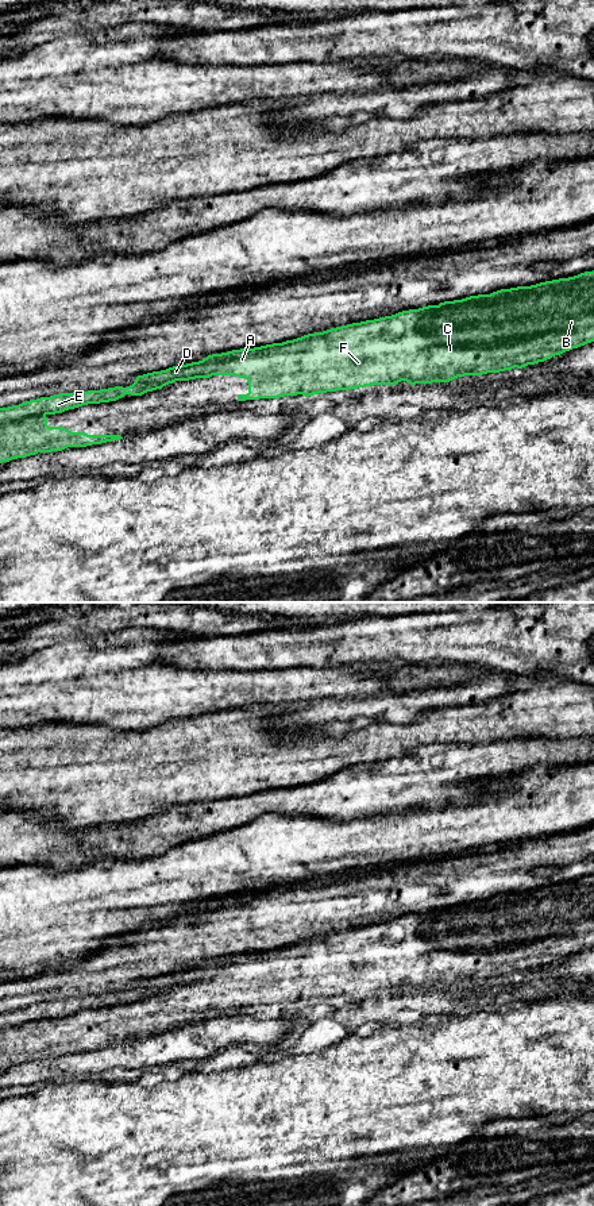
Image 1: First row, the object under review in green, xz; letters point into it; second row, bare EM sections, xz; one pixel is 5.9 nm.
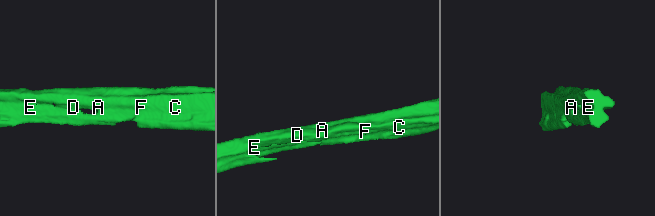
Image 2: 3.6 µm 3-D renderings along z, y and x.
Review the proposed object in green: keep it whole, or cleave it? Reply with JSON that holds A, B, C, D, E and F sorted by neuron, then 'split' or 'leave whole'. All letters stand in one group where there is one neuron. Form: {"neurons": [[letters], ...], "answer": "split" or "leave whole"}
{"neurons": [["A", "B", "C", "D", "F"], ["E"]], "answer": "split"}

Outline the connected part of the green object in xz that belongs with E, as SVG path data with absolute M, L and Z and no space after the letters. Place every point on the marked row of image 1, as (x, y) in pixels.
M140 382L127 388L115 386L100 390L61 393L50 397L40 397L22 402L19 405L0 408L0 425L12 421L20 421L35 415L55 415L88 404L116 401L126 394L142 396L153 390L157 390L154 384Z

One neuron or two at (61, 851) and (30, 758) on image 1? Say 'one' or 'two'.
two

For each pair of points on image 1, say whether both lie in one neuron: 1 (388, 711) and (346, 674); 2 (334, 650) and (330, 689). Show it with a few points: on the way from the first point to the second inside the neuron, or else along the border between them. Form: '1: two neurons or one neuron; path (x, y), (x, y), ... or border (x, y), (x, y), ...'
1: two neurons; border (400, 690), (382, 686), (370, 694), (338, 700)
2: two neurons; border (363, 663), (301, 667)

